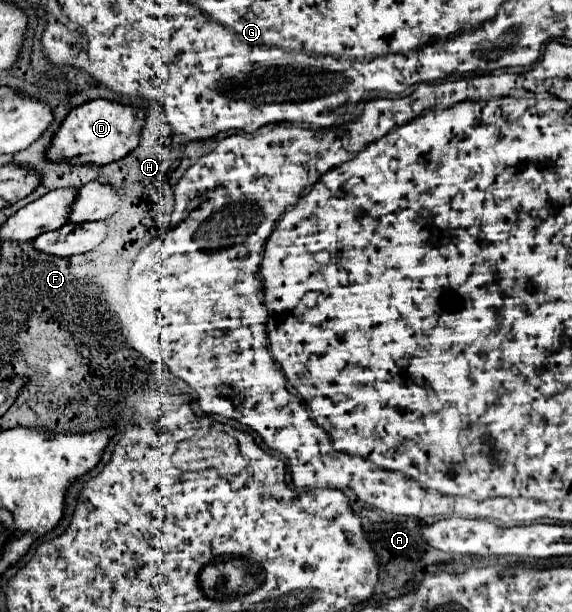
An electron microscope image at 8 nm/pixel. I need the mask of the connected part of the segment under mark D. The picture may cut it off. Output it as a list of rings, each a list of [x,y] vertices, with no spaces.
[[[108,99],[88,101],[70,111],[70,115],[62,123],[60,131],[52,139],[48,157],[52,161],[96,163],[96,165],[108,165],[112,161],[118,161],[138,147],[146,115],[148,113],[144,109],[138,109],[132,105],[122,105],[122,103],[108,101]]]

